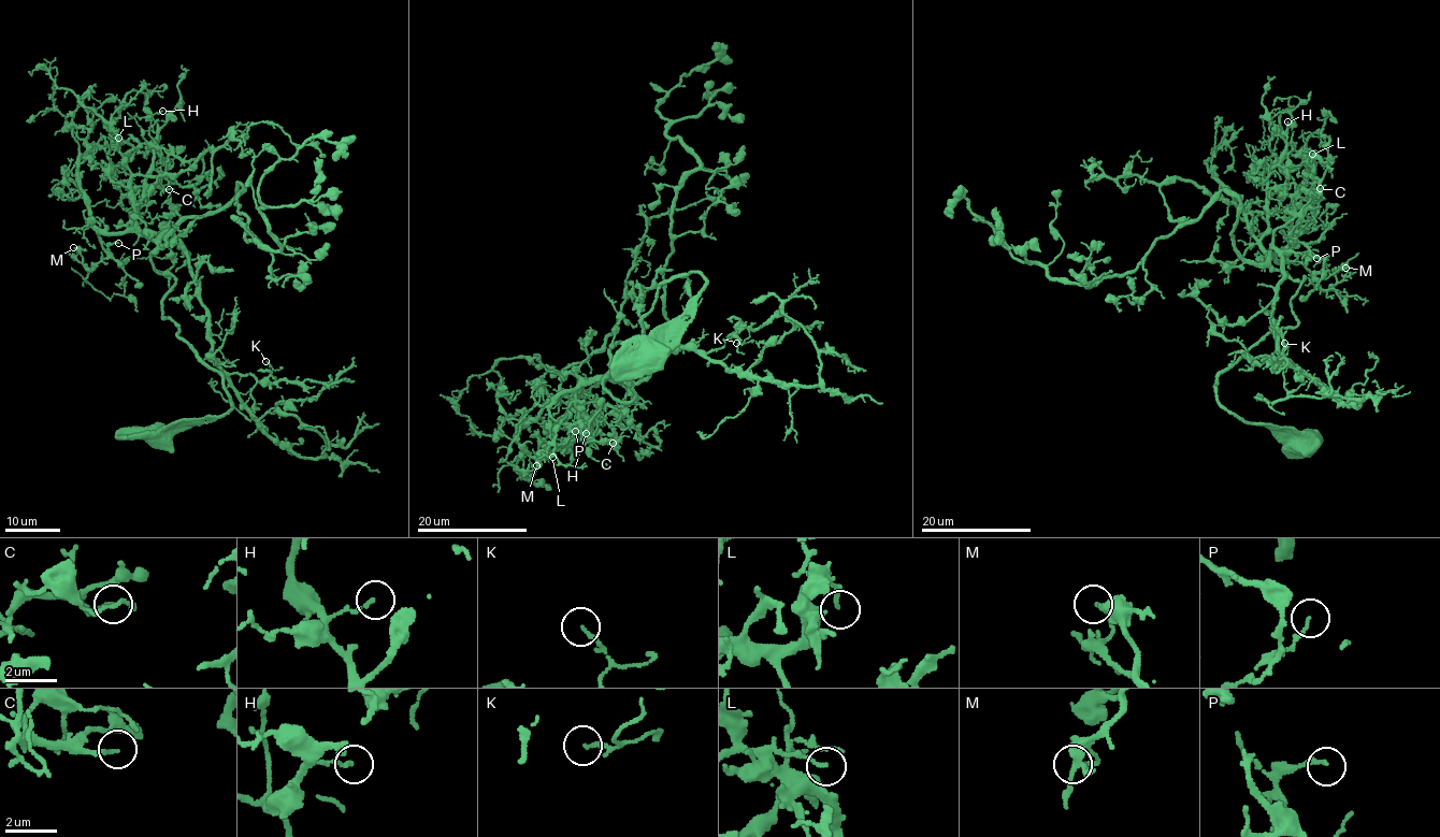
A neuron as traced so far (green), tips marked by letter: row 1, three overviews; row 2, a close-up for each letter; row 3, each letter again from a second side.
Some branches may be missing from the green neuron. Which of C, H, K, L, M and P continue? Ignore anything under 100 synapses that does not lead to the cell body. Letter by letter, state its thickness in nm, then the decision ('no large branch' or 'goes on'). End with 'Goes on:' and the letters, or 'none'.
C: 130 nm | no large branch
H: 140 nm | no large branch
K: 140 nm | no large branch
L: 130 nm | goes on
M: 120 nm | no large branch
P: 120 nm | no large branch
Goes on: L

